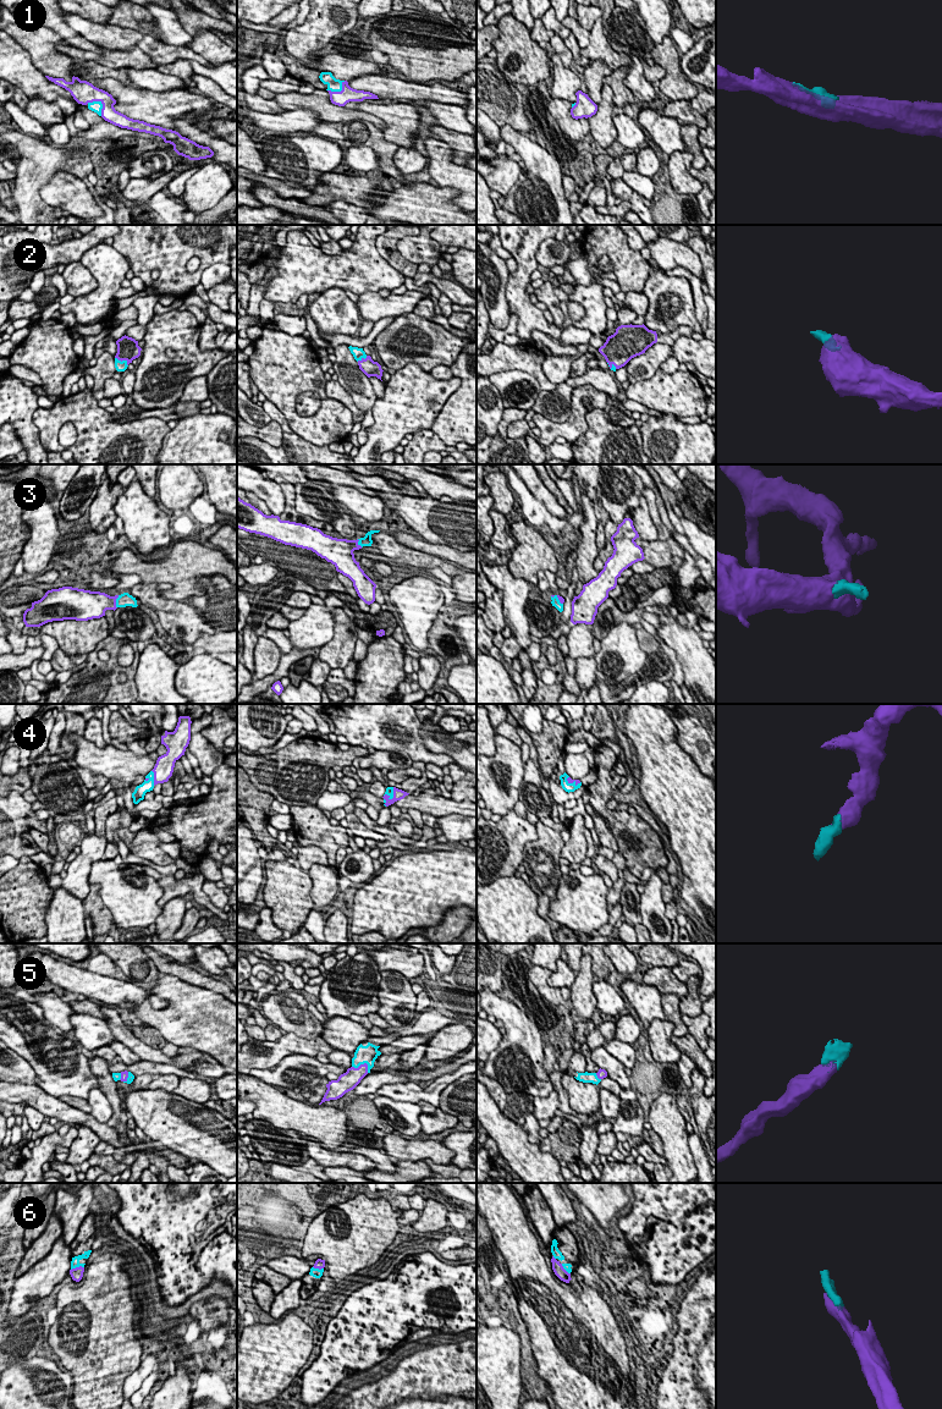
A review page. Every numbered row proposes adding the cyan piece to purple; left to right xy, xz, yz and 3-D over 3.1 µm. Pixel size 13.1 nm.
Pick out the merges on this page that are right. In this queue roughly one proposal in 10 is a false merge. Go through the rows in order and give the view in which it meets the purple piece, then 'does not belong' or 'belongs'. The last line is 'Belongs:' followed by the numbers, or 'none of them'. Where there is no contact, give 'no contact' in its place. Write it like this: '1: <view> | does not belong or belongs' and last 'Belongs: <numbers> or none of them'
1: xy | belongs
2: xy | belongs
3: xy | belongs
4: xy | belongs
5: xz | belongs
6: xy | belongs
Belongs: 1, 2, 3, 4, 5, 6

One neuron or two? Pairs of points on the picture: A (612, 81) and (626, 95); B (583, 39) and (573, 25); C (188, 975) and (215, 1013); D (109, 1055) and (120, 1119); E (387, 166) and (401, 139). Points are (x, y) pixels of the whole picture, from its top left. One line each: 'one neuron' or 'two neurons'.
A: one neuron
B: one neuron
C: two neurons
D: two neurons
E: two neurons

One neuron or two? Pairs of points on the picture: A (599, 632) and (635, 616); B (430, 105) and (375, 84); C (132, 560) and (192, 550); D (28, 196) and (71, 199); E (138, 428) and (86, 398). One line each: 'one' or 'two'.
A: one
B: two
C: one
D: two
E: one

